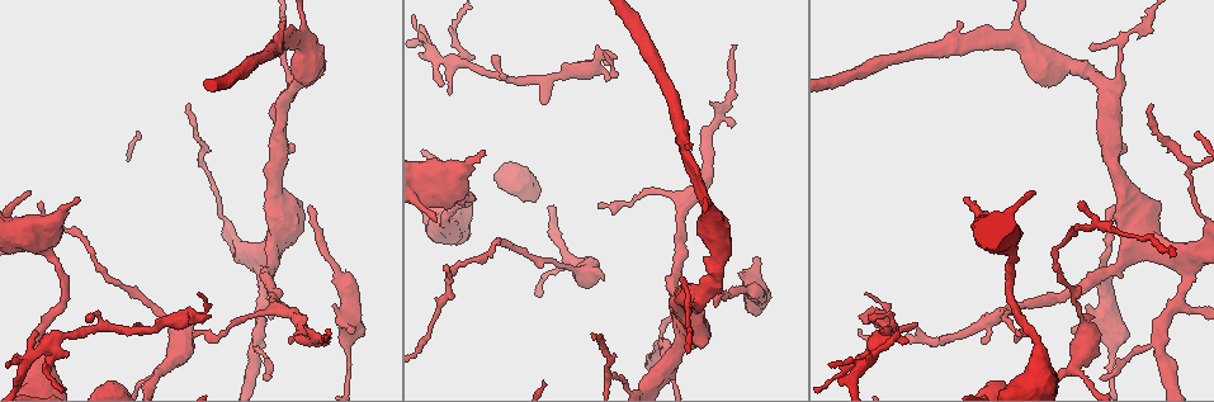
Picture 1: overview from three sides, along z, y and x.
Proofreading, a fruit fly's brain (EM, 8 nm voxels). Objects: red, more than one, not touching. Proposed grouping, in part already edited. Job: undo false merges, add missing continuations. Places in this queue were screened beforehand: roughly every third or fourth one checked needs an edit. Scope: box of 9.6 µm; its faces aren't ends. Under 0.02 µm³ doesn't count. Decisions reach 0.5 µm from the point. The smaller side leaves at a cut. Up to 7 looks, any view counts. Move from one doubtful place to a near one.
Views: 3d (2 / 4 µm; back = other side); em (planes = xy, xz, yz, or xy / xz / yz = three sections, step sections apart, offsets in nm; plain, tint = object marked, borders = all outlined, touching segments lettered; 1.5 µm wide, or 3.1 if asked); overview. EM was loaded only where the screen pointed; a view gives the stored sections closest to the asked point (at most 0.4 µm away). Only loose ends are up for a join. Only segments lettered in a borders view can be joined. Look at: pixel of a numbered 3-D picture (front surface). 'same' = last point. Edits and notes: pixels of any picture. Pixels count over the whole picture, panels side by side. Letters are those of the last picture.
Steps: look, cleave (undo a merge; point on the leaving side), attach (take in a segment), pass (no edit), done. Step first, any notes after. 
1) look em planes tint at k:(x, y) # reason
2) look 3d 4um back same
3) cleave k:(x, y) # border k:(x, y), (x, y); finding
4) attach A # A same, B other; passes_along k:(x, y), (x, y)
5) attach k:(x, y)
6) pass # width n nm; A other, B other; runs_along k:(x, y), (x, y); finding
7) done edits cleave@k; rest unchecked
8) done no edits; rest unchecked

look em xz step 8 plain at 1:(1192, 166)

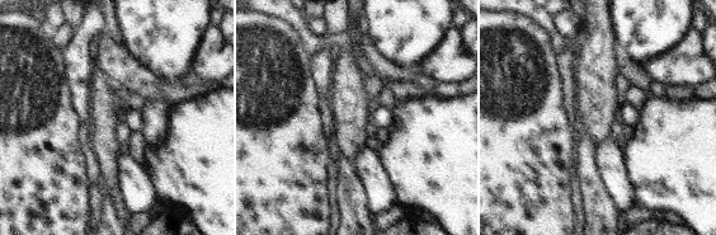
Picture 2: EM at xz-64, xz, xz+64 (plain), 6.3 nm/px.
look em xz step 8 borders same

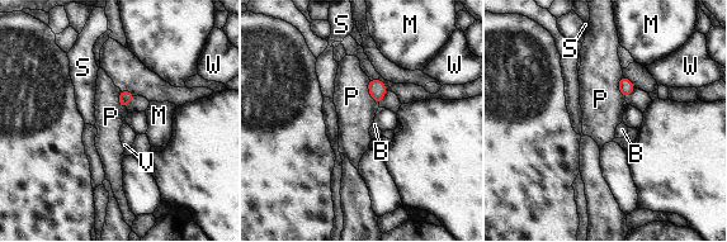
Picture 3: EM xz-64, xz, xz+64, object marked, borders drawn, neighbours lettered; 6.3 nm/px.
pass # B other, M other, P other, S other, V other, W other; border 3:(368, 80), (368, 93), (378, 104); one neuron here

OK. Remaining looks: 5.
look 3d 4um at 1:(756, 256) # an open end

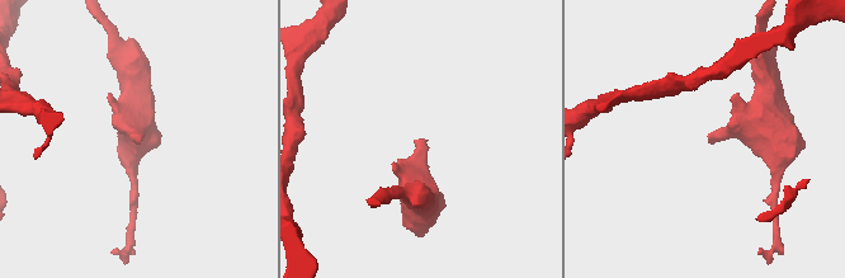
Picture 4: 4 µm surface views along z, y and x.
look em planes plain at 4:(426, 140) # shape alone is not enough

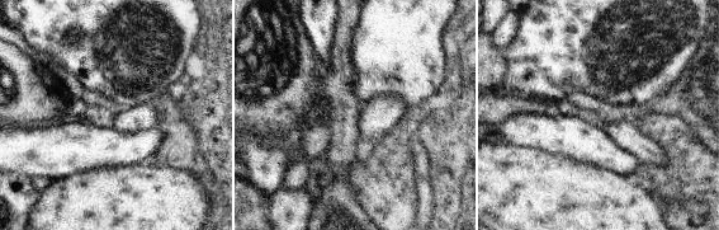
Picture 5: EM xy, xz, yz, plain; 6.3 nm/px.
look em planes borders same # see the neighbours

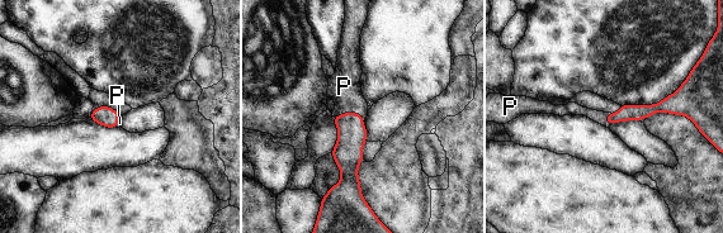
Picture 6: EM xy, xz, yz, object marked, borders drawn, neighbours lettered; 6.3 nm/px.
attach P # longest_contact P 200 nm; P same; passes_along 6:(348, 152), (349, 113), (344, 86); it goes on there

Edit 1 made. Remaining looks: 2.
look em planes borders at 1:(462, 171) # calibre changes

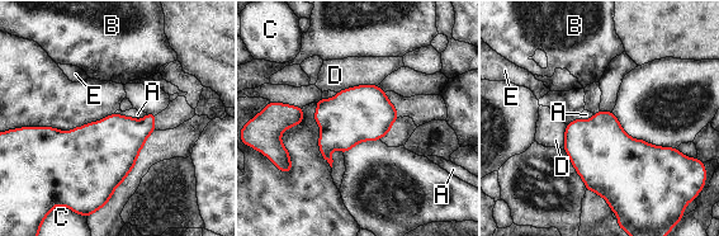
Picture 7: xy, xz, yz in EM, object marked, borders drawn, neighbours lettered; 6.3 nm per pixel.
pass # width 360 nm; A other, B other, C other, D other, E other; border 7:(114, 113), (137, 119), (146, 114); all the same neuron

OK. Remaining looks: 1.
done edits attach@6; rest unchecked

